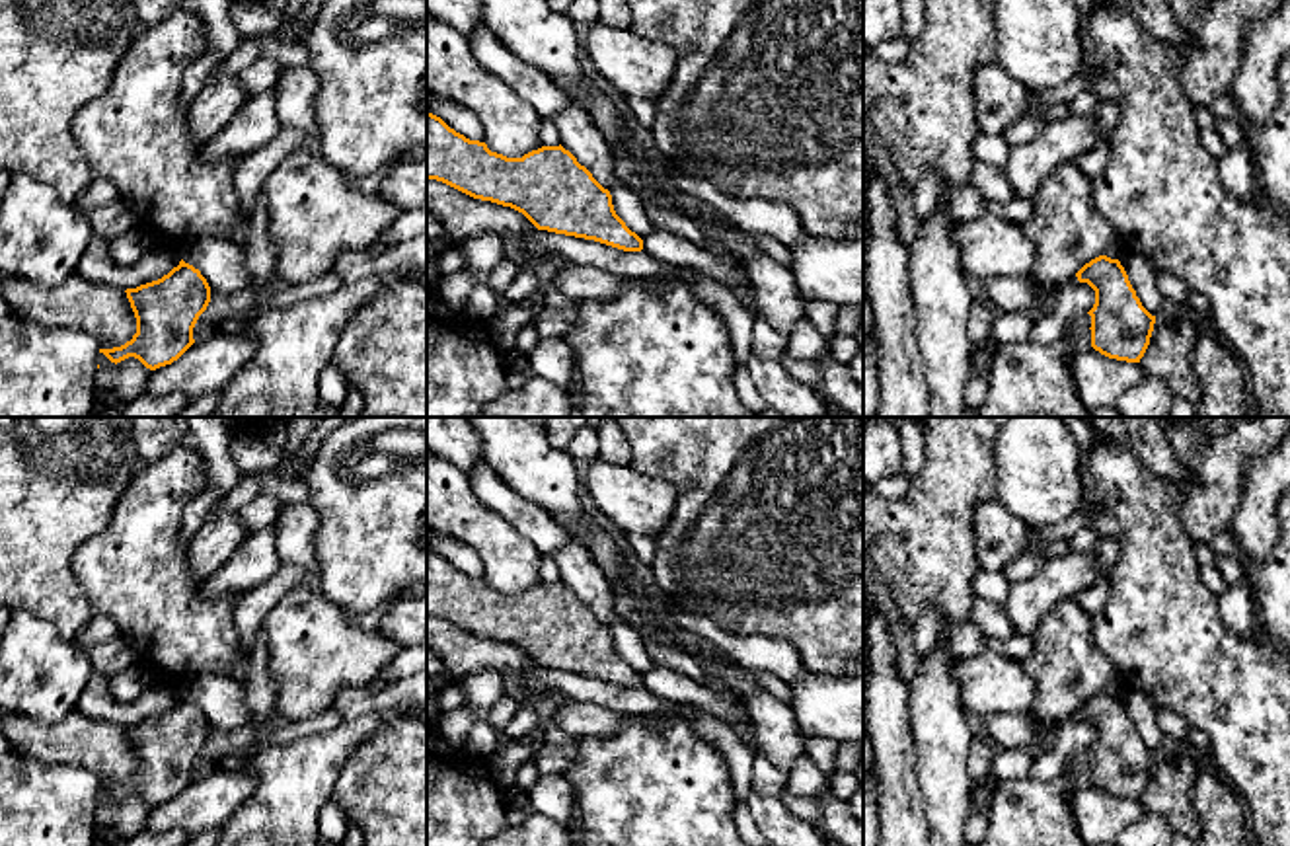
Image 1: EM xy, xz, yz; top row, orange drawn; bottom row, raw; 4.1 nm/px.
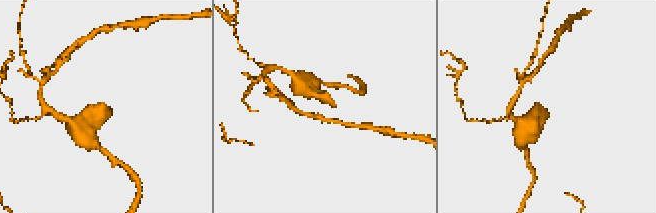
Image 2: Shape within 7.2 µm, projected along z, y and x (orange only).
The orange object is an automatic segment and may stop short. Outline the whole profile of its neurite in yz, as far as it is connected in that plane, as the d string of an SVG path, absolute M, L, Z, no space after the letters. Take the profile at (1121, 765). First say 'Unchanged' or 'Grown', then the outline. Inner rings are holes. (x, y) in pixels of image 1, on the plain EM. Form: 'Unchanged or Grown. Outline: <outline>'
Unchanged. Outline: M1099 692L1076 713L1095 727L1095 741L1087 749L1091 784L1109 795L1140 799L1150 782L1156 752L1142 743L1120 698Z

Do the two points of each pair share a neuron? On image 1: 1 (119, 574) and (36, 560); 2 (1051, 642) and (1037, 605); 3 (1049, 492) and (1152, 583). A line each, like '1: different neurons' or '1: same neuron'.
1: different neurons
2: different neurons
3: different neurons

